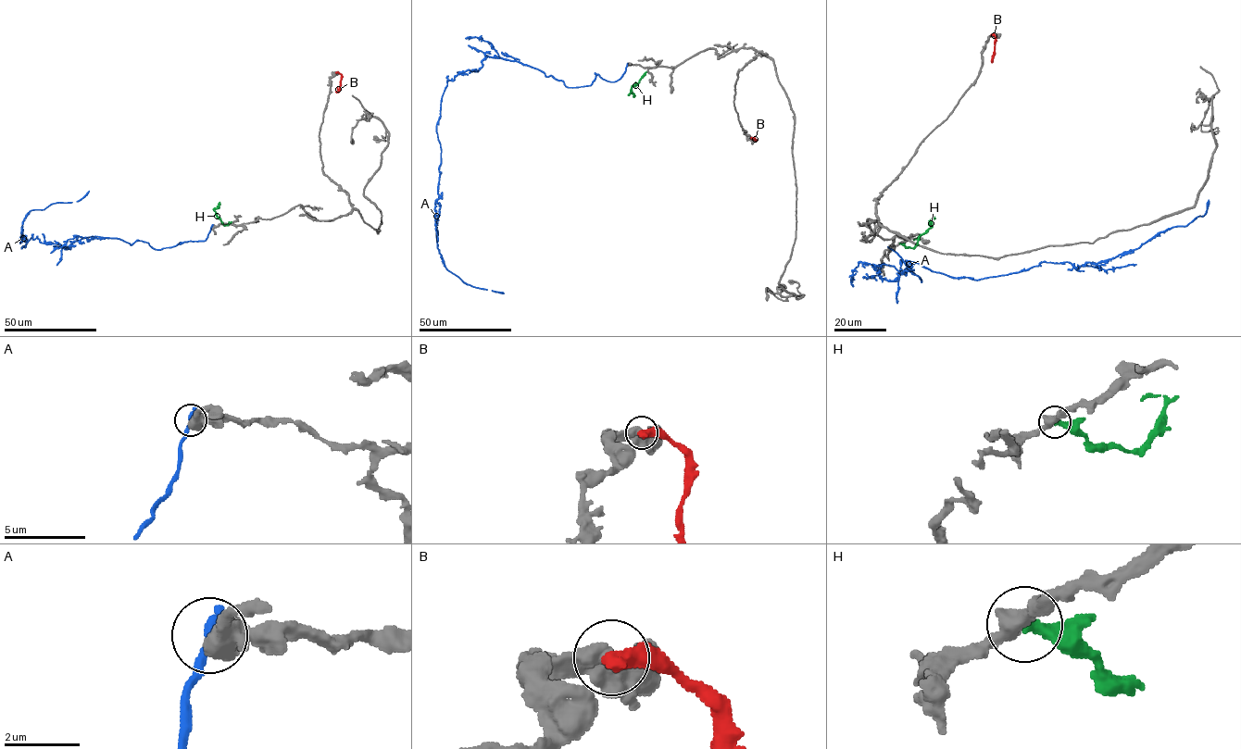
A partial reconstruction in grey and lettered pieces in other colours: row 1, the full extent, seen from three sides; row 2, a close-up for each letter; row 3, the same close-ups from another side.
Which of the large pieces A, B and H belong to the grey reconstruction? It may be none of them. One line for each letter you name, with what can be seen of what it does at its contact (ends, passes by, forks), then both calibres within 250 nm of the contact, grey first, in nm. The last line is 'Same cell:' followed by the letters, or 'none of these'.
H: it ends there; 320 nm thick on the grey side, 340 nm on the other
Same cell: H

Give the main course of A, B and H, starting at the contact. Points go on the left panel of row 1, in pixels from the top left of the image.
A: (212, 226), (205, 241), (160, 249), (93, 236), (64, 249), (32, 235), (21, 248), (31, 210), (89, 191)
B: (336, 72), (341, 75), (341, 81), (340, 89), (335, 91)
H: (231, 222), (224, 225), (217, 216), (214, 209), (219, 202)

